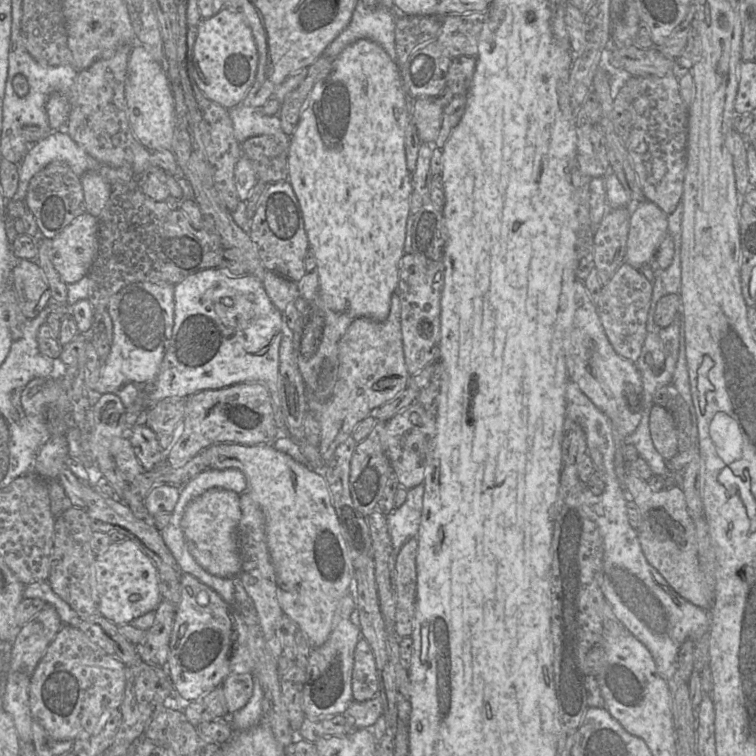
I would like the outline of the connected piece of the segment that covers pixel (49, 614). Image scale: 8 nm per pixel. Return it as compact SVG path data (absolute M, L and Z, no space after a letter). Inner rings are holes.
M47 605L21 628L11 646L12 652L9 669L6 675L3 710L12 716L19 739L24 742L33 743L32 715L28 693L30 680L36 666L44 656L47 648L58 634L63 624L56 608L52 605Z

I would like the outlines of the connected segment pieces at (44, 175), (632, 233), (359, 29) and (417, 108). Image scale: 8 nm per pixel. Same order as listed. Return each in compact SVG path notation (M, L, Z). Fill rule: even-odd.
M52 162L30 180L25 205L33 214L44 238L53 239L75 218L86 212L80 177L64 162Z
M654 203L633 204L625 262L636 269L651 265L657 250L668 235L668 216Z
M358 1L346 28L328 45L321 56L337 57L349 44L370 39L396 59L395 14L382 7L367 7Z
M419 98L414 102L413 122L421 142L435 143L439 134L443 107L437 98Z

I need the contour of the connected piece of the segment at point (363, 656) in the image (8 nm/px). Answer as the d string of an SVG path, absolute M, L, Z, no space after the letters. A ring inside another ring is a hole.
M360 638L354 651L352 694L354 701L366 701L378 696L380 680L374 654L369 643Z

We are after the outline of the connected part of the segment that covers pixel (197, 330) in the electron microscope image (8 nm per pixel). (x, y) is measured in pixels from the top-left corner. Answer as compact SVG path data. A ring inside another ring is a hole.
M208 268L200 270L194 274L187 276L180 283L174 285L174 323L172 330L172 337L168 343L167 349L160 364L158 373L155 379L147 386L142 394L136 399L136 401L127 408L126 413L126 426L127 435L129 430L137 423L143 423L143 415L148 409L167 398L187 398L199 391L203 390L215 390L226 388L235 384L245 382L255 382L263 384L267 389L271 397L273 418L276 427L281 434L287 434L285 417L280 401L279 394L279 348L280 342L283 337L282 332L283 314L280 312L269 299L262 280L255 276L235 276L232 274L226 274L220 268Z

